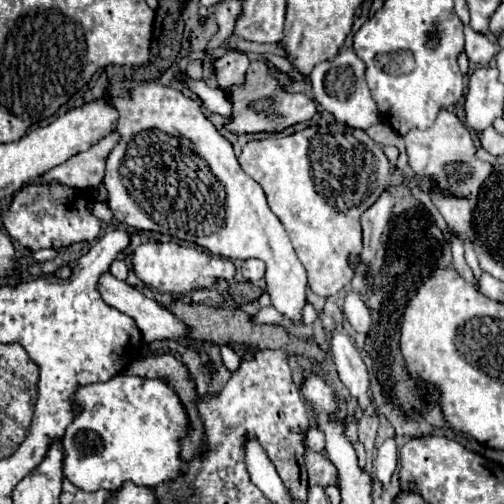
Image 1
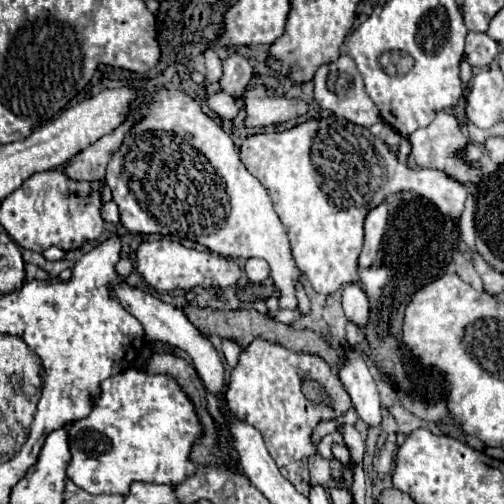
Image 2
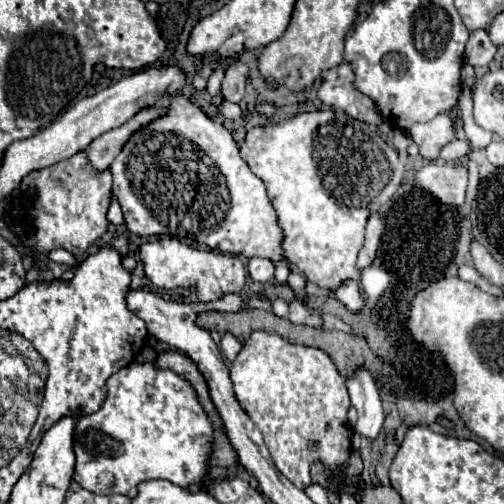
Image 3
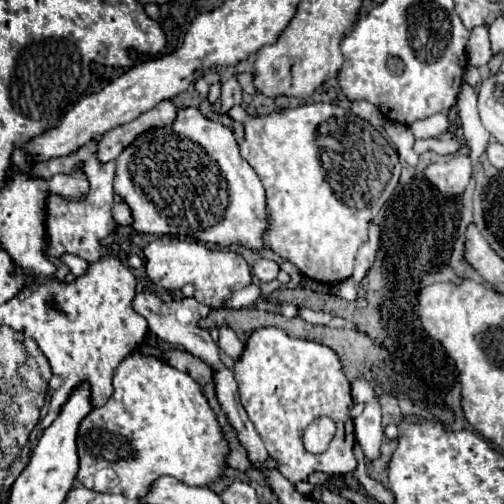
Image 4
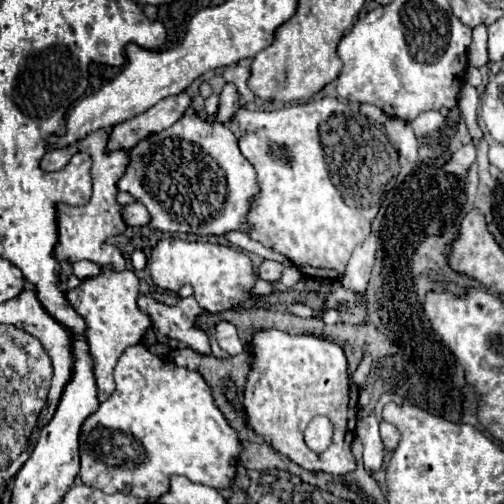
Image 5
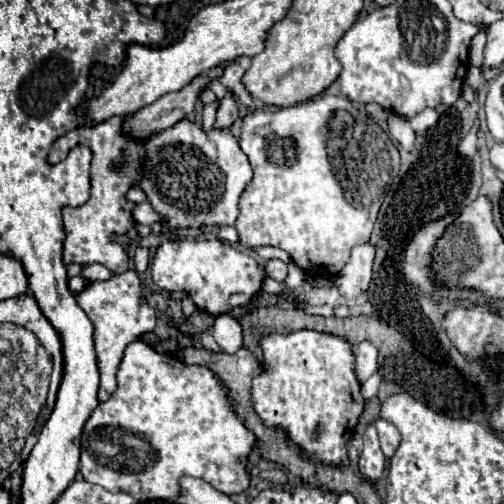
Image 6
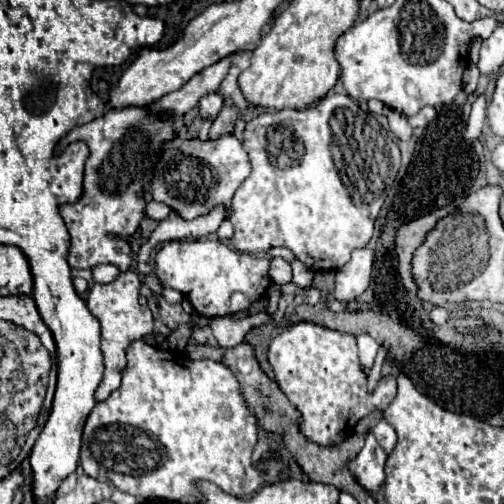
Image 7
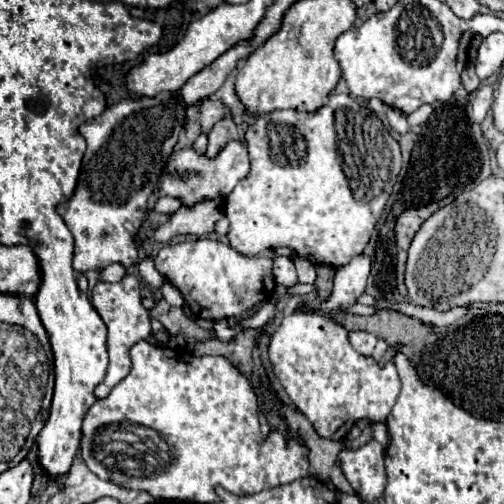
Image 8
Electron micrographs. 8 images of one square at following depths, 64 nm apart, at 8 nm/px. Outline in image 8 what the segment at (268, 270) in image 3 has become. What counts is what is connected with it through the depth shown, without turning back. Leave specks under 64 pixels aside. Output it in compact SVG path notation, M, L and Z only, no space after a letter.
M276 256L272 272L276 284L281 284L288 288L297 283L297 273L291 258Z

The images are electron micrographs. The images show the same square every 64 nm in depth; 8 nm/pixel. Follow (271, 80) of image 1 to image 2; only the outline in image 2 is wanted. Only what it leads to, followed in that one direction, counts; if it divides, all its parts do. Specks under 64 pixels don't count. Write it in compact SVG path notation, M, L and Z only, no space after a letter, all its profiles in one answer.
M264 84L248 86L244 96L244 126L246 128L262 128L272 124L282 124L286 120L300 118L308 114L310 104L302 98L282 98L268 94L268 88Z

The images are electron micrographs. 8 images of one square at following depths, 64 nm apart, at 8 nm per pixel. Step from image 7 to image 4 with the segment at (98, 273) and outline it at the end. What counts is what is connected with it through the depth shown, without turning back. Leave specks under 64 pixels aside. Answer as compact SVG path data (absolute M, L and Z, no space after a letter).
M62 254L60 260L62 260L70 270L72 270L74 276L84 274L86 268L88 268L88 262L86 262L86 260L82 260L82 258L78 258L78 256L72 256L72 254Z

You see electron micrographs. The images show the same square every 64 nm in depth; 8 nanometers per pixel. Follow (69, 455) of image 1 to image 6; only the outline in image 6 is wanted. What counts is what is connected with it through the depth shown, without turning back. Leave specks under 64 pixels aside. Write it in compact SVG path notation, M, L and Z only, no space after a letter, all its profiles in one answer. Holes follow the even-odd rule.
M136 340L132 344L126 346L124 350L124 358L120 360L120 366L118 366L118 372L116 372L116 380L118 380L118 388L116 392L106 400L106 402L100 402L98 408L92 412L92 416L88 418L88 422L84 424L84 430L82 430L82 456L80 456L80 474L86 482L90 484L98 484L102 488L106 488L108 492L126 492L138 500L170 500L170 498L176 498L180 488L178 488L178 480L182 476L194 476L194 478L202 478L206 480L208 484L212 484L216 490L224 492L224 494L238 494L242 490L248 488L250 480L248 480L248 474L246 474L246 460L248 460L248 454L252 452L252 446L254 446L254 434L250 430L244 428L244 424L236 418L236 414L232 412L230 408L230 402L224 394L224 388L220 386L220 382L214 378L214 374L208 370L208 368L202 368L202 366L186 366L182 364L176 356L164 356L164 354L158 354L156 350L152 350L148 344ZM112 428L122 428L122 430L128 430L132 434L138 434L140 436L140 442L112 442ZM142 448L148 448L148 456L150 456L150 450L152 450L152 458L150 462L144 458L144 452Z

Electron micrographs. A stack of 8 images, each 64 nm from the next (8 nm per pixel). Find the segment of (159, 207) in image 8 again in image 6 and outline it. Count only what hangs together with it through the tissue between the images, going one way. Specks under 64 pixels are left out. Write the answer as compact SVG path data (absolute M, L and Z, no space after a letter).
M142 202L142 204L136 204L136 206L134 206L134 210L132 210L132 220L134 220L136 224L146 224L146 226L150 226L150 224L154 224L154 222L160 220L160 214L156 214L148 202Z

